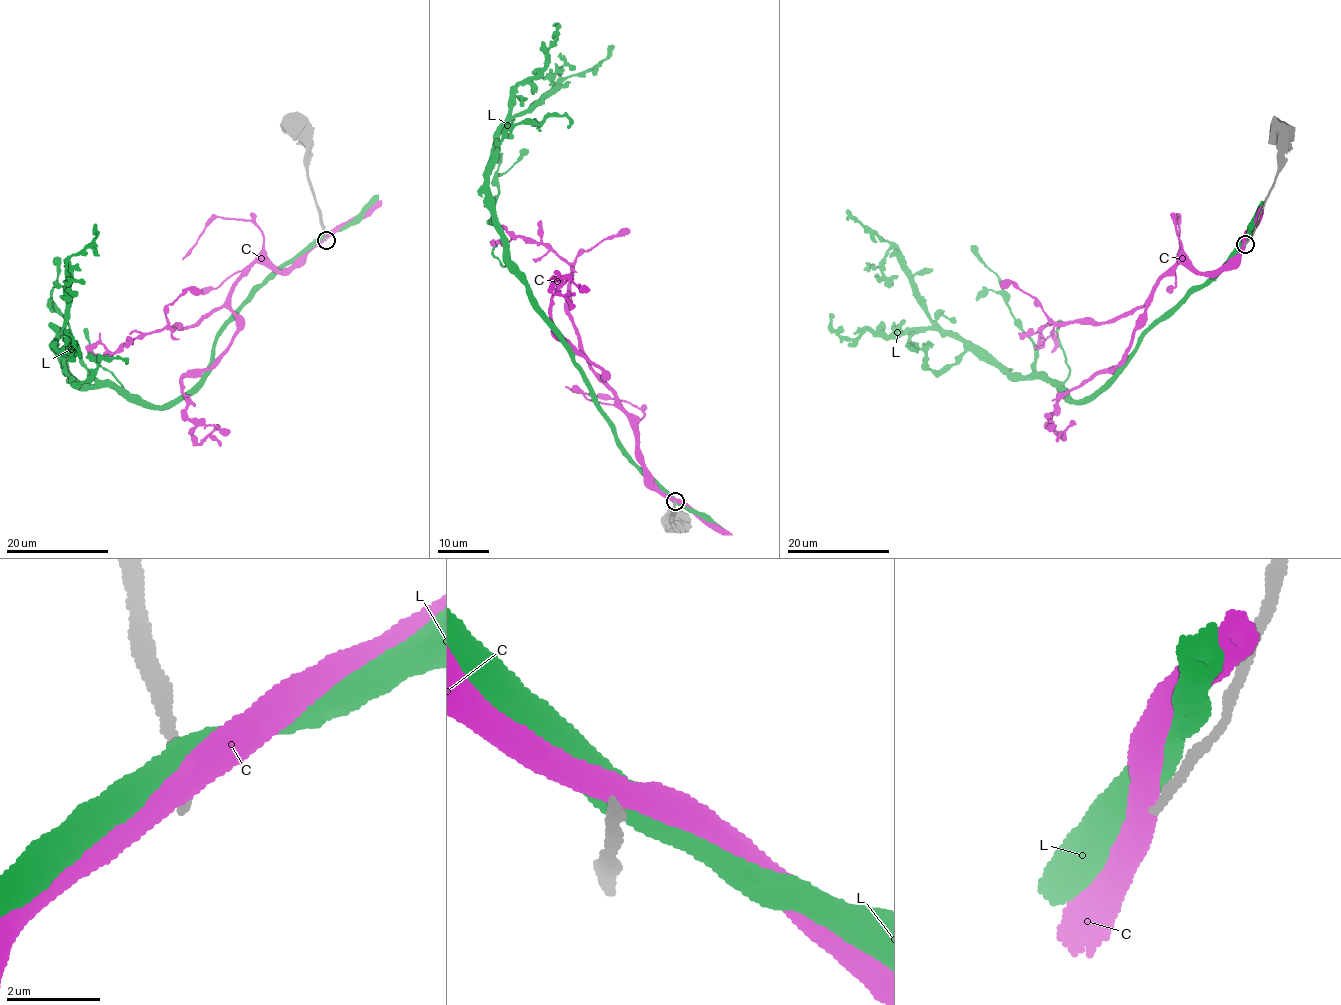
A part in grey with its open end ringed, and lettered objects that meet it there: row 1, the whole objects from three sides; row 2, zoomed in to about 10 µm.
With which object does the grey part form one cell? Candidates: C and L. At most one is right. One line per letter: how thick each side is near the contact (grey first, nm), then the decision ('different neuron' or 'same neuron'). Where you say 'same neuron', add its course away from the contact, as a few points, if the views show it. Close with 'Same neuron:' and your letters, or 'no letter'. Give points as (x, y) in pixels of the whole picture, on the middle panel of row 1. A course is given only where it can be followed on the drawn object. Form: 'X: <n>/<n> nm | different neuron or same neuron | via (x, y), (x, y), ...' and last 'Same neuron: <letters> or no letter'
C: 280/480 nm | different neuron
L: 340/550 nm | different neuron
Same neuron: no letter

